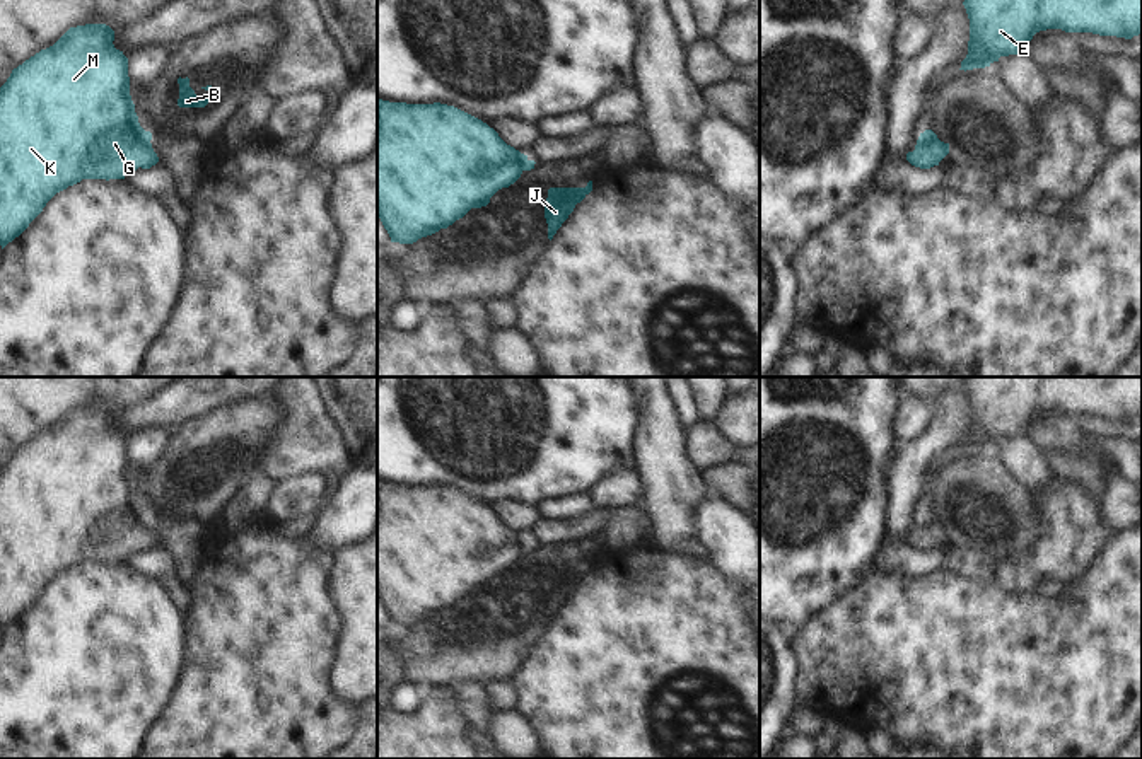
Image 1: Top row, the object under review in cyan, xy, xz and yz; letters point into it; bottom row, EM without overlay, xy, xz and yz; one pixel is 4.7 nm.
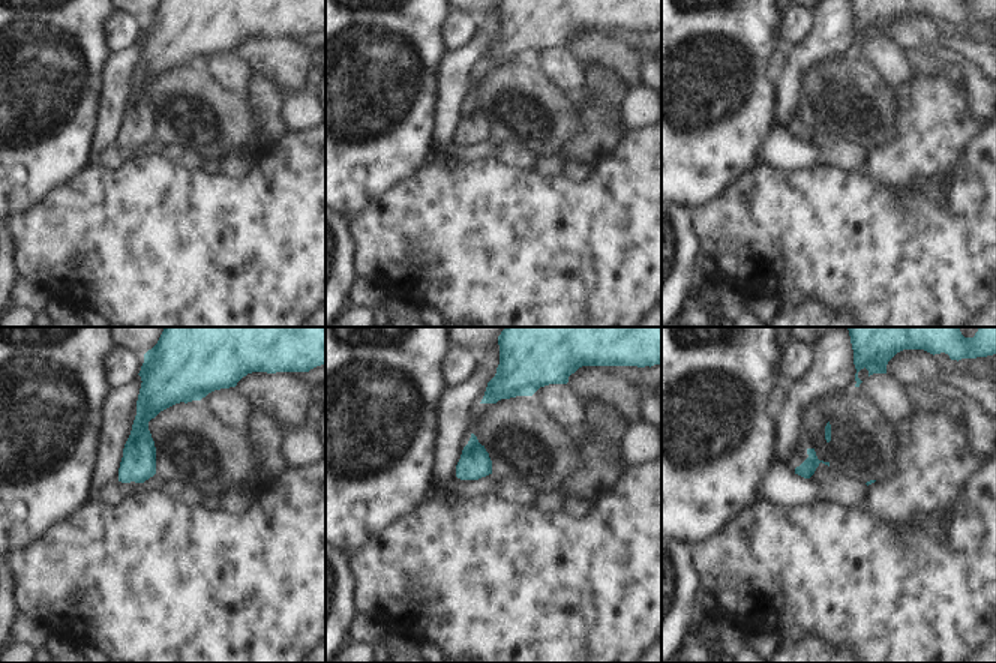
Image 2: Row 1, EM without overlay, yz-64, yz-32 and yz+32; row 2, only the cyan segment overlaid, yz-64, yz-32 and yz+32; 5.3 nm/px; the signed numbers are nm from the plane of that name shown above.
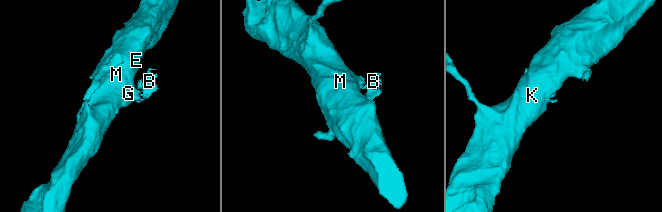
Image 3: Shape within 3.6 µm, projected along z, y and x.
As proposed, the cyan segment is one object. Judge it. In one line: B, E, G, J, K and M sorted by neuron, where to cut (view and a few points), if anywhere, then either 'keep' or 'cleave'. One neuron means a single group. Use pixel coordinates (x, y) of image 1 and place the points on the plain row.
groups B J / E G K M; cut yz (924, 514), (948, 533); cleave

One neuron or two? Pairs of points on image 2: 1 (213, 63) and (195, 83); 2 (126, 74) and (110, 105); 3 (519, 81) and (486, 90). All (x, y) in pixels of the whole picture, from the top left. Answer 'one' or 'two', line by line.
1: two
2: one
3: one

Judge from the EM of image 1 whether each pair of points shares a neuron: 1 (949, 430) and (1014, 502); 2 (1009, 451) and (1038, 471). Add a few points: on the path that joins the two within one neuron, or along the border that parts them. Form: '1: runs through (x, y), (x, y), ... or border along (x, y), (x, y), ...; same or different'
1: border along (958, 451), (939, 457), (924, 475); different
2: runs through (1016, 454), (1031, 469); same

